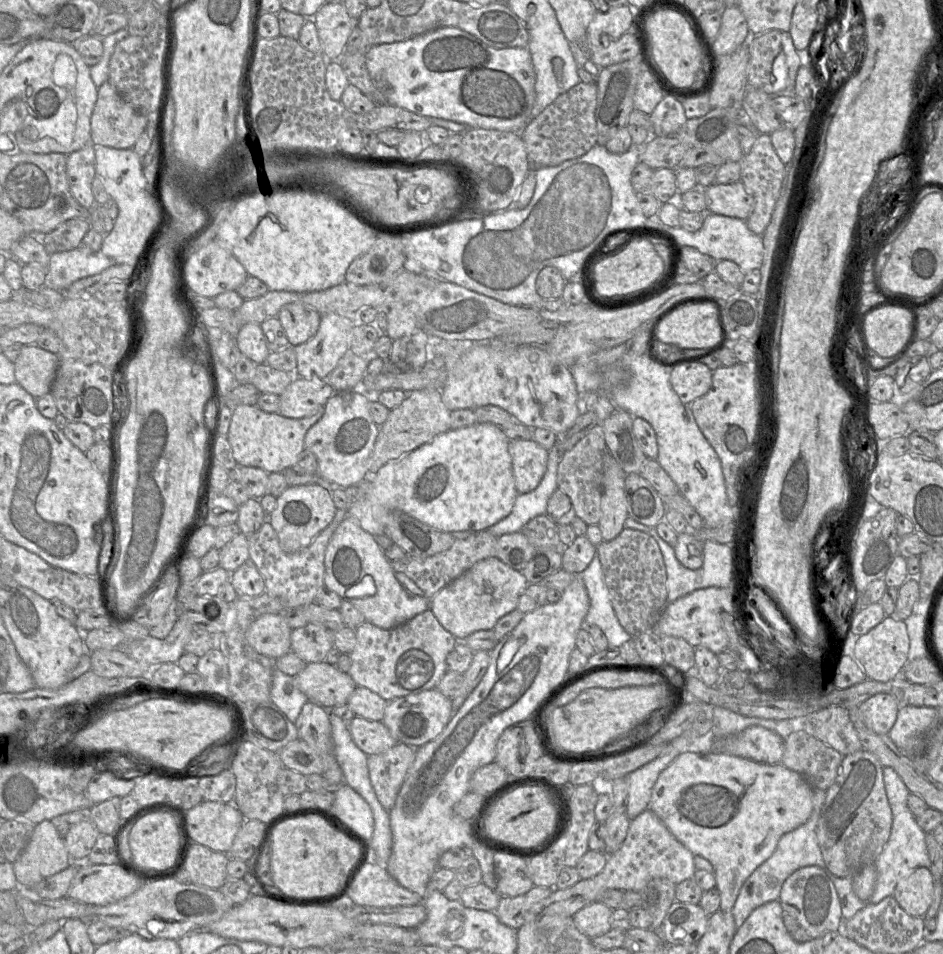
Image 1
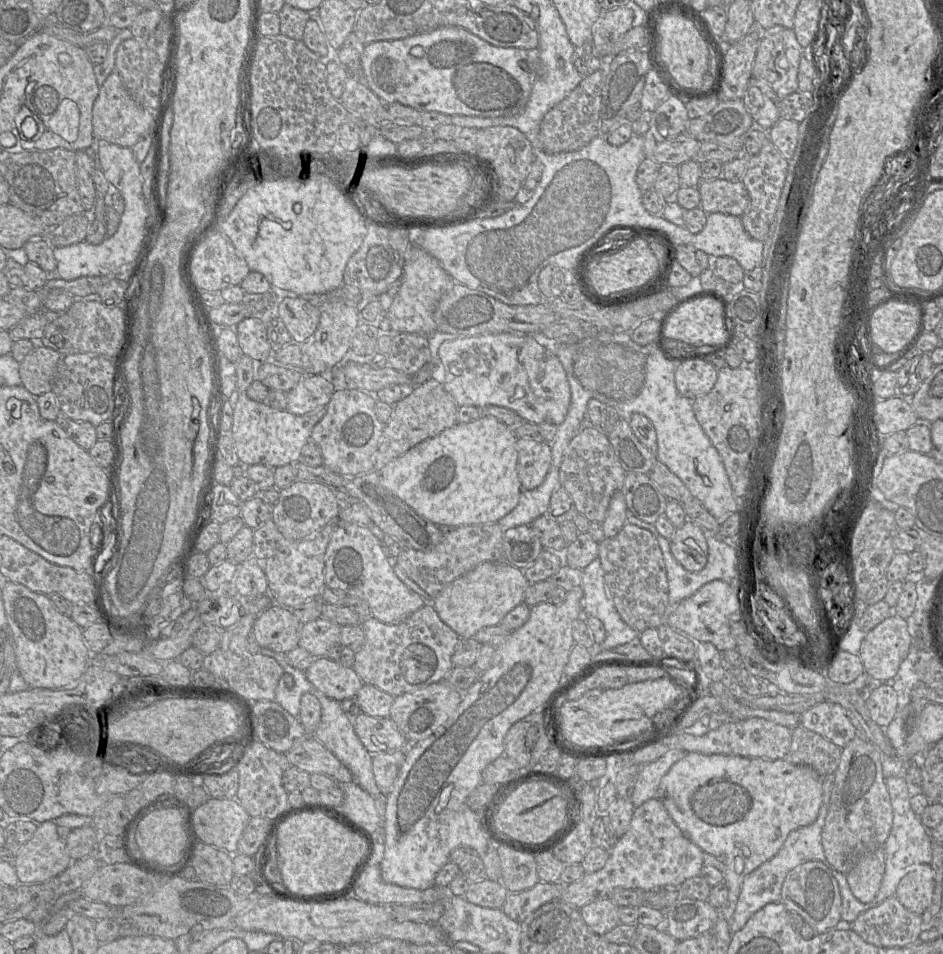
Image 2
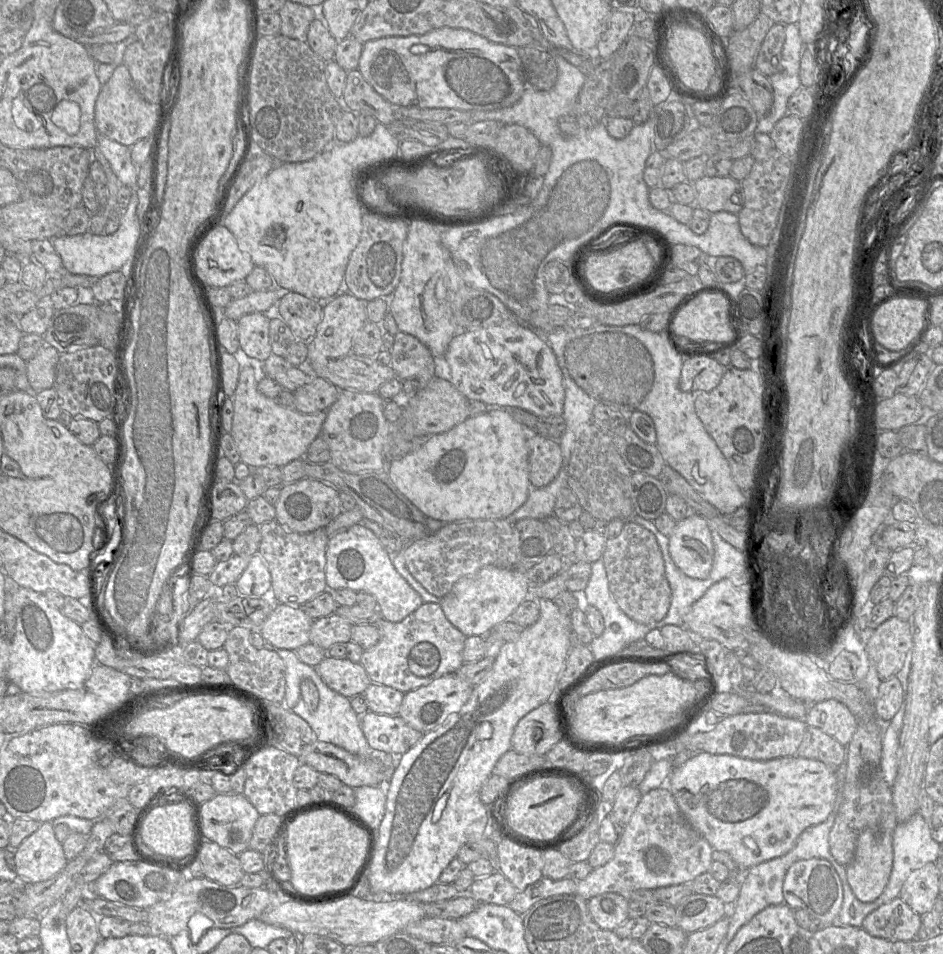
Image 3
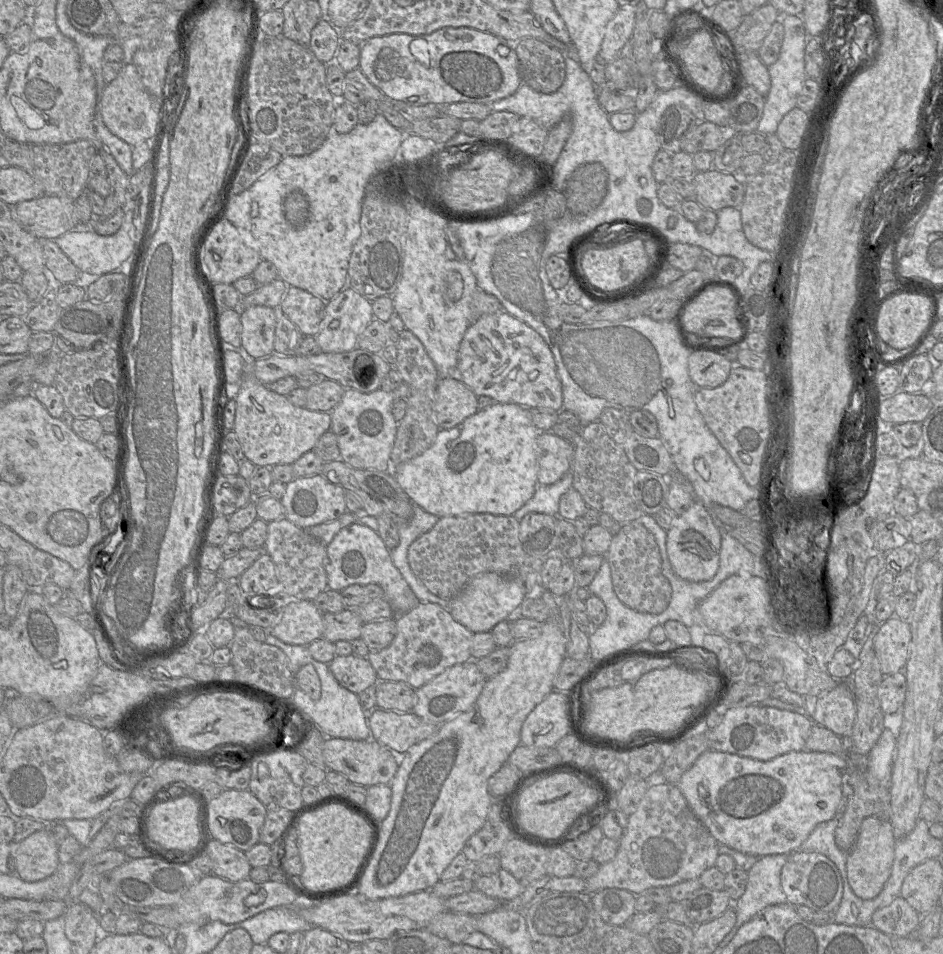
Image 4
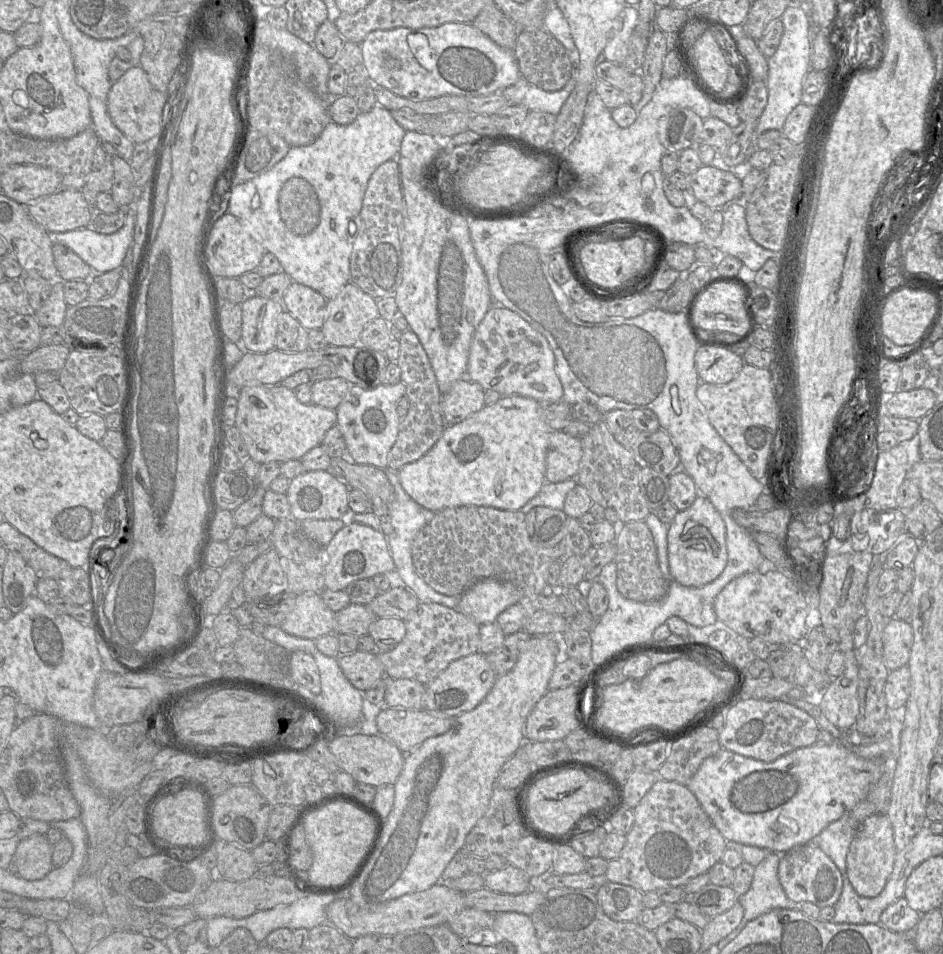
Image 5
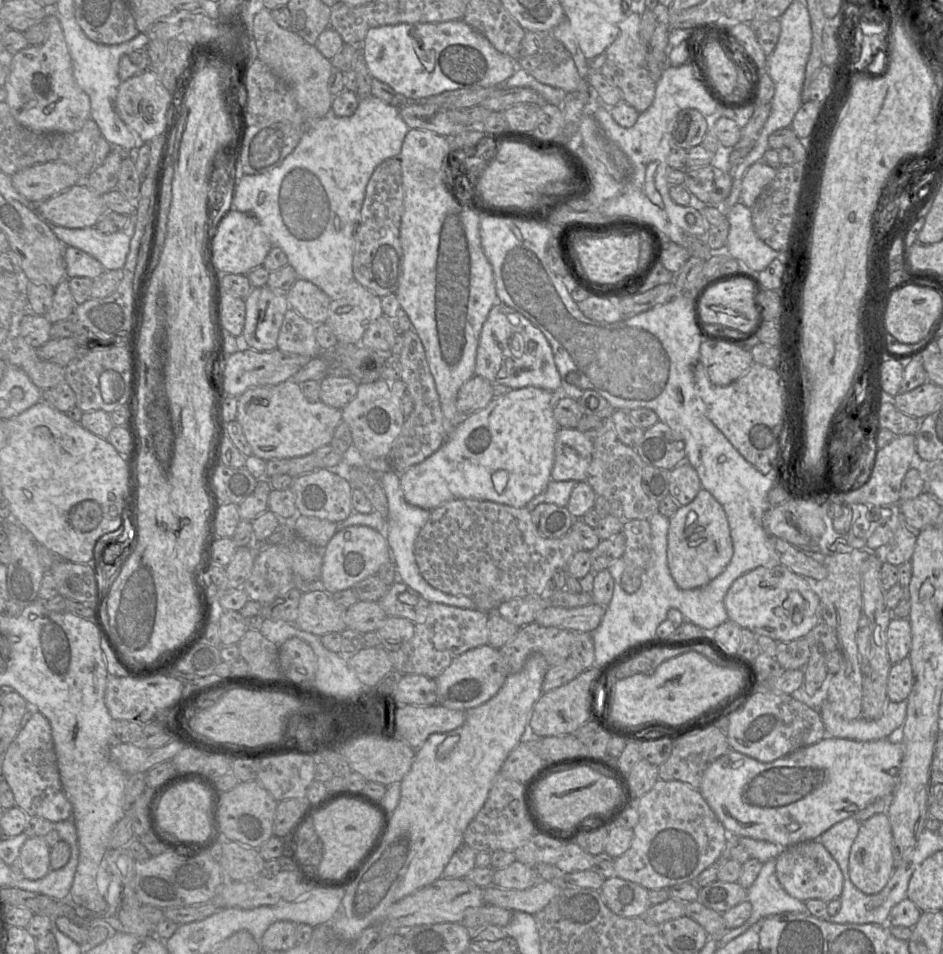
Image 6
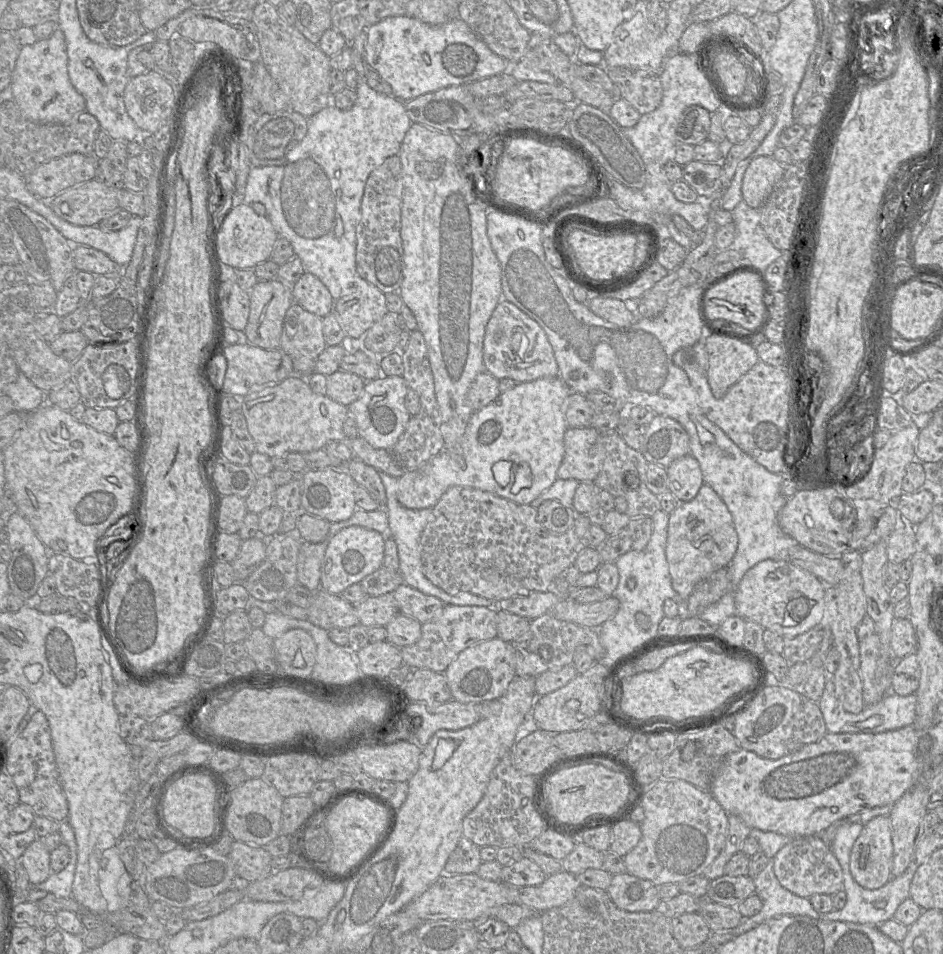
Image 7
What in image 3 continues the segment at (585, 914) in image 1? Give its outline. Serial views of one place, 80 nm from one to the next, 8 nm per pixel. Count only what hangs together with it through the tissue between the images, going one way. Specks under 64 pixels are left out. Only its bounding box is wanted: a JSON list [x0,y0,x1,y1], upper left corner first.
[587,893,629,931]

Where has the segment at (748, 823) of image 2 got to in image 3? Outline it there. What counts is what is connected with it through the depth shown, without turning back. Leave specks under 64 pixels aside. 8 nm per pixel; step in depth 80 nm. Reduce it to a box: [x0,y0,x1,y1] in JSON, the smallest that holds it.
[665,752,838,870]

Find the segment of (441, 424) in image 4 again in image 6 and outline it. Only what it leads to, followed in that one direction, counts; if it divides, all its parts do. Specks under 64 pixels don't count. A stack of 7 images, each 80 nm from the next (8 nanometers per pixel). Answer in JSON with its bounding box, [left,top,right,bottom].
[456,375,493,417]

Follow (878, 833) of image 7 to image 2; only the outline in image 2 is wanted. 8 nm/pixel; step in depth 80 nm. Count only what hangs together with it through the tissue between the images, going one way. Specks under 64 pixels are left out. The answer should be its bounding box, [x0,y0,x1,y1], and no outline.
[847,847,885,903]

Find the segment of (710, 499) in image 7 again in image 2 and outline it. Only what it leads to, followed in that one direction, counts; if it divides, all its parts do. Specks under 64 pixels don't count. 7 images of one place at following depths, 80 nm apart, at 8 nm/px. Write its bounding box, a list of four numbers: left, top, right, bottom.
[670,521,707,572]

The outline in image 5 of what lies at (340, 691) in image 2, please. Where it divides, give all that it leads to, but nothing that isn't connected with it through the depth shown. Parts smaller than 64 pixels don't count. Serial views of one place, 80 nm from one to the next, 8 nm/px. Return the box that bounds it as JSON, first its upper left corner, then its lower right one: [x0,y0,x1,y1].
[338,651,385,692]

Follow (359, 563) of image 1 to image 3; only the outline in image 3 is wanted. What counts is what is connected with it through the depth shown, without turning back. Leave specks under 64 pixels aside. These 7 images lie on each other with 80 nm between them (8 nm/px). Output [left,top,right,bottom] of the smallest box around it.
[326,524,424,622]

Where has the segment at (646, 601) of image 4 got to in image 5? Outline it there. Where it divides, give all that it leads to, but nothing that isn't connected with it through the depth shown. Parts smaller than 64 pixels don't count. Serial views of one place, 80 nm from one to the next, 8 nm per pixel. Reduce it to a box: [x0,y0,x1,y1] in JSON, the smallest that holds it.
[615,521,669,603]

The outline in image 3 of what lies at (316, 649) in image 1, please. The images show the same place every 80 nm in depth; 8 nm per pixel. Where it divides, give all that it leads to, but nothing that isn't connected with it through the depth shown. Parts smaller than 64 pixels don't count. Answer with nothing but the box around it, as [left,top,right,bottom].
[310,614,353,650]

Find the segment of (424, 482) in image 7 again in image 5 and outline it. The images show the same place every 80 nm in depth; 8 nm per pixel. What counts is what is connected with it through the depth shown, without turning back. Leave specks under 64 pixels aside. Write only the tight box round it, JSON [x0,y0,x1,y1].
[398,395,552,513]

